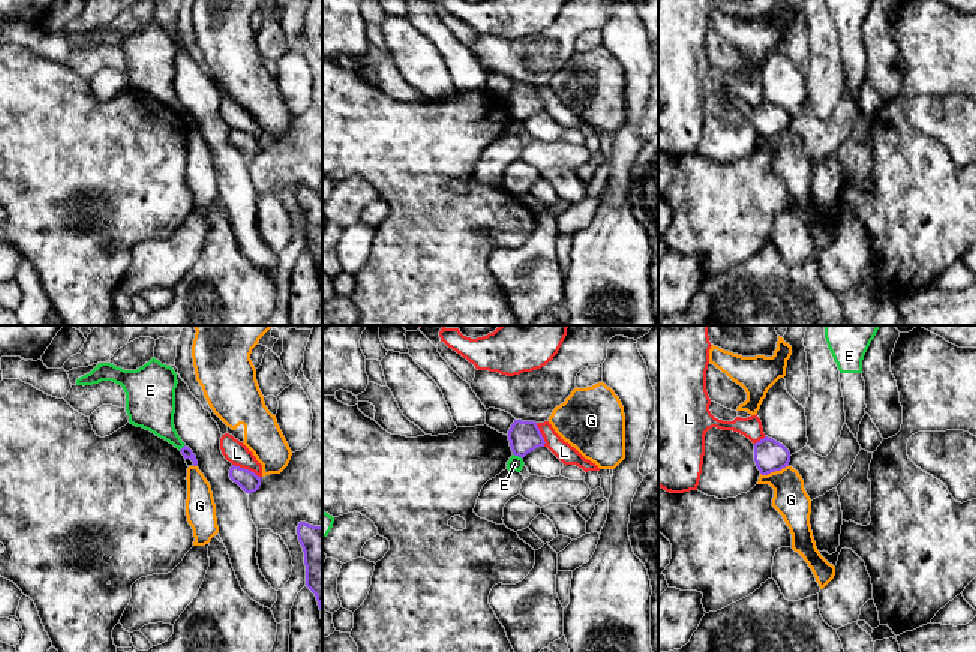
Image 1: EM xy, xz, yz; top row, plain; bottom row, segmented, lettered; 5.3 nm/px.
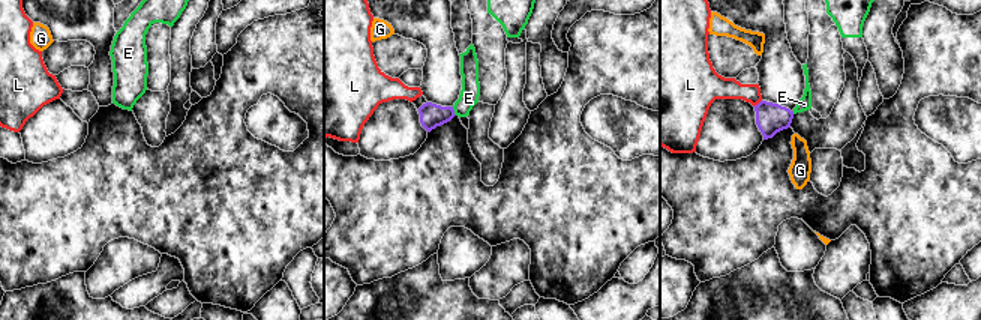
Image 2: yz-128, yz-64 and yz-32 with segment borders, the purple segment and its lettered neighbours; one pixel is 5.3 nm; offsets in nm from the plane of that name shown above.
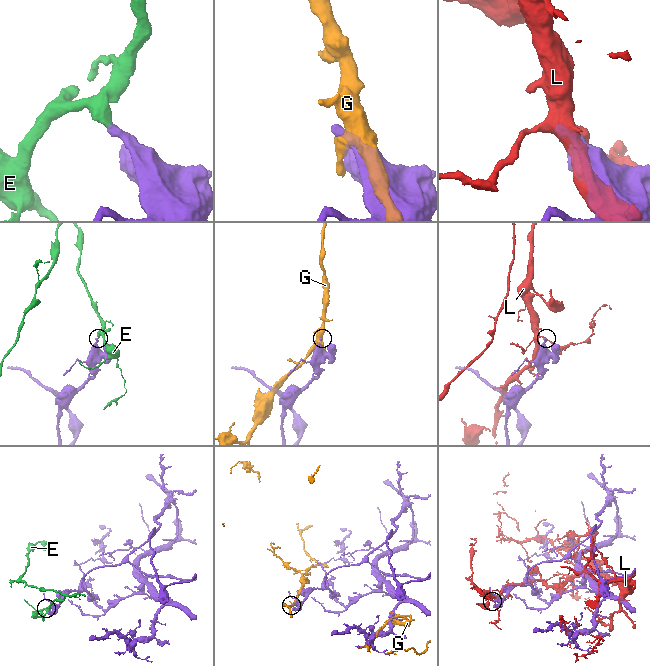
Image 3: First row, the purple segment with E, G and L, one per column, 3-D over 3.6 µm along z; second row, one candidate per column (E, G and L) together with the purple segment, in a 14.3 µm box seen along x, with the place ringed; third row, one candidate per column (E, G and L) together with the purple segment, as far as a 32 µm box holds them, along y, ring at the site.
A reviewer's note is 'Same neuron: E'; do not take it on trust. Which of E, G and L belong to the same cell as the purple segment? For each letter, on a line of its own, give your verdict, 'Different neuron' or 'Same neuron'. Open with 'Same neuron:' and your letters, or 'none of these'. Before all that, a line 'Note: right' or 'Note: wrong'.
Note: wrong
Same neuron: none of these
E: Different neuron
G: Different neuron
L: Different neuron

